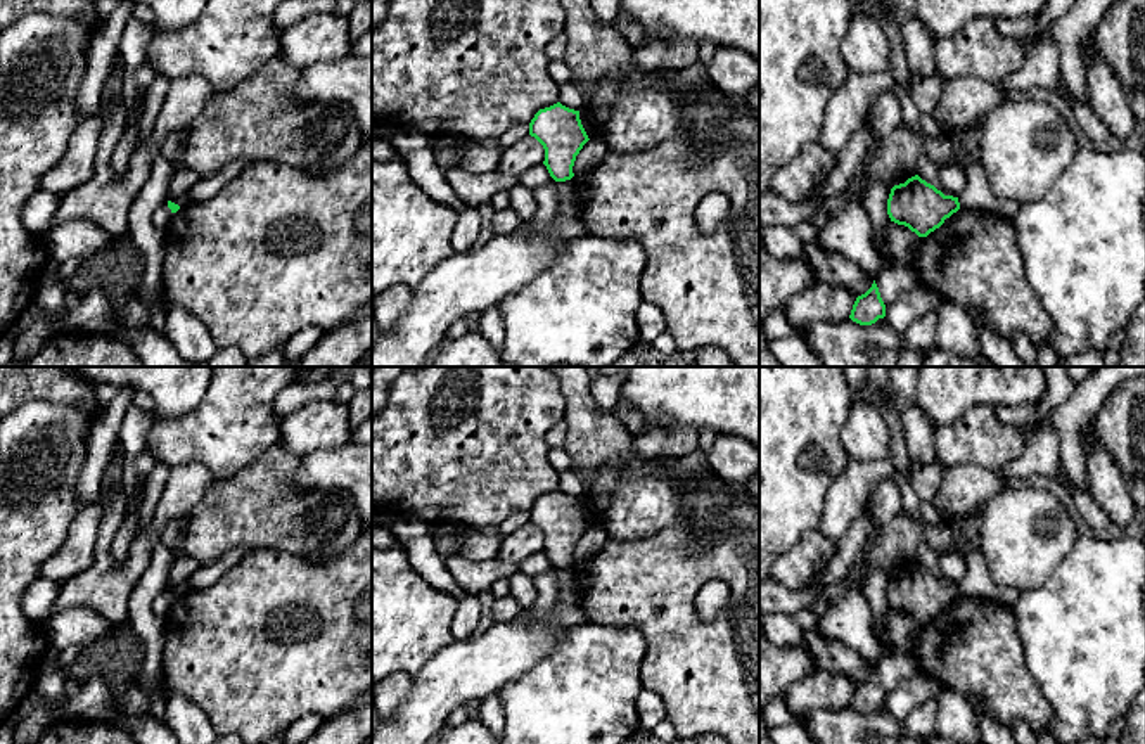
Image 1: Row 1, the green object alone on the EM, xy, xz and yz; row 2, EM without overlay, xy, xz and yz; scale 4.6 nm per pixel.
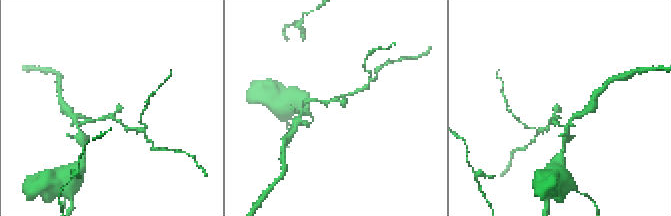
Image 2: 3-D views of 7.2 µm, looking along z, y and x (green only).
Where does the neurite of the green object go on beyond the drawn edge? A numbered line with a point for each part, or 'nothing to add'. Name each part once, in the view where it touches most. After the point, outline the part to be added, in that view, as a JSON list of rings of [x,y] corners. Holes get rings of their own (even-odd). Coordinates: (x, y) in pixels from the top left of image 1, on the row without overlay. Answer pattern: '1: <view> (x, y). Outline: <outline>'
nothing to add

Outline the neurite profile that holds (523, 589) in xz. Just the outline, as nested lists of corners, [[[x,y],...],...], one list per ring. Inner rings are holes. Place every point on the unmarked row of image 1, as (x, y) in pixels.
[[[517,573],[509,578],[510,583],[510,595],[517,600],[517,604],[526,611],[536,602],[536,587],[533,583],[533,578]]]

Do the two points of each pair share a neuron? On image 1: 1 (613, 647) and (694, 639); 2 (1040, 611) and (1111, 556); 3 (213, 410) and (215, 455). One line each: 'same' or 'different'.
1: different
2: same
3: same

